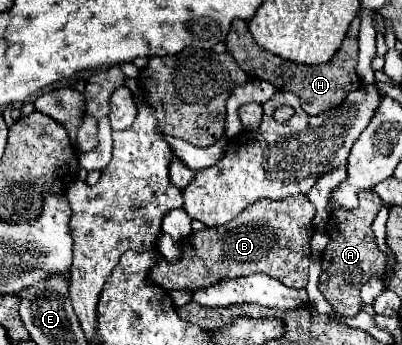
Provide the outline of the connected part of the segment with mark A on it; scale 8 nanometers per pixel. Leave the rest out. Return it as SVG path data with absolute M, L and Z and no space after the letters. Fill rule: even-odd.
M361 191L359 205L353 211L345 211L343 207L333 207L329 211L329 243L323 251L321 259L321 277L319 291L331 303L331 307L343 317L355 317L361 311L361 287L369 279L385 279L385 253L377 247L371 223L377 217L383 201L373 191Z

